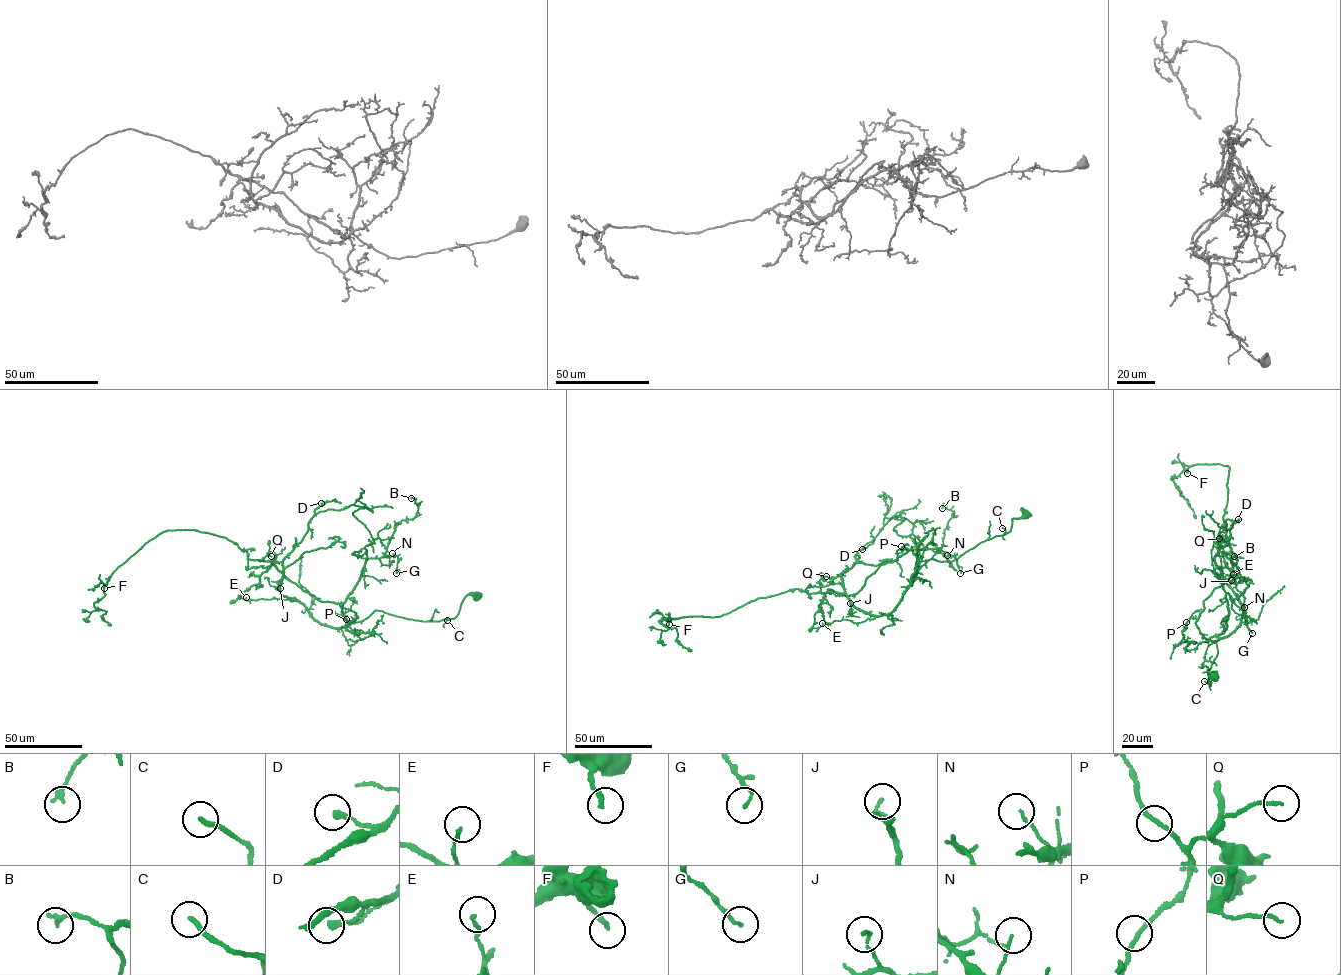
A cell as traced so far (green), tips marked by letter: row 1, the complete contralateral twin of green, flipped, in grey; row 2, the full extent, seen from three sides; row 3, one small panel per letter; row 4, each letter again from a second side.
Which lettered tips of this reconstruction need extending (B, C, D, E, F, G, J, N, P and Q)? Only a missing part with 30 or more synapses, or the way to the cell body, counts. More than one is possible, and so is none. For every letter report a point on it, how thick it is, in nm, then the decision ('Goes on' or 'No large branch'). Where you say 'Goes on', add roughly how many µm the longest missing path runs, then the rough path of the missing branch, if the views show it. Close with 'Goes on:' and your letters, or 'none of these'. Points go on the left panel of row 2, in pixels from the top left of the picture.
B: Place: (411, 498). Thickness 200 nm. No large branch
C: Place: (447, 620). Thickness 180 nm. No large branch
D: Place: (321, 503). Thickness 240 nm. No large branch
E: Place: (246, 597). Thickness 110 nm. No large branch
F: Place: (104, 588). Thickness 200 nm. No large branch
G: Place: (396, 573). Thickness 110 nm. No large branch
J: Place: (280, 588). Thickness 120 nm. No large branch
N: Place: (392, 553). Thickness 100 nm. No large branch
P: Place: (346, 619). Thickness 160 nm. No large branch
Q: Place: (271, 556). Thickness 120 nm. No large branch
Goes on: none of these

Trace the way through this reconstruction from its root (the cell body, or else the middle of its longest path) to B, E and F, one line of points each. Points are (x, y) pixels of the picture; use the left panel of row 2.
B: (477, 594), (436, 621), (344, 616), (364, 563), (416, 515), (411, 498)
E: (477, 594), (466, 595), (452, 618), (422, 621), (374, 610), (336, 628), (317, 622), (297, 601), (246, 597)
F: (477, 594), (452, 618), (374, 610), (350, 624), (355, 613), (270, 561), (186, 529), (149, 540), (104, 588)

